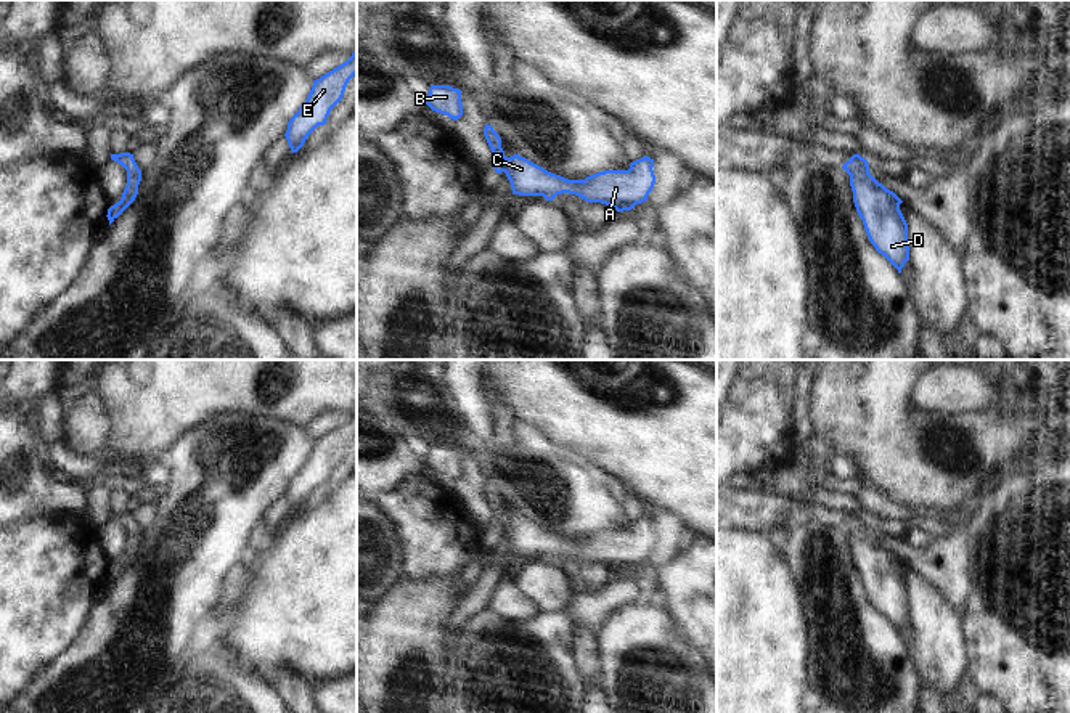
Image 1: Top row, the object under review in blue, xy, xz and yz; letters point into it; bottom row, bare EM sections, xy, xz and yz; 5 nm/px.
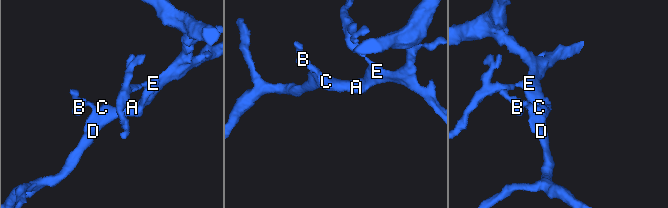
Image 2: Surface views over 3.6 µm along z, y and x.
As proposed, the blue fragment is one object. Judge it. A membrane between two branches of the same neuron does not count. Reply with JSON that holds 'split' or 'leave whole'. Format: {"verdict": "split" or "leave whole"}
{"verdict": "leave whole"}

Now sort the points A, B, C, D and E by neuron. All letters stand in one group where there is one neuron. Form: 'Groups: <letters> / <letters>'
Groups: A B C D E

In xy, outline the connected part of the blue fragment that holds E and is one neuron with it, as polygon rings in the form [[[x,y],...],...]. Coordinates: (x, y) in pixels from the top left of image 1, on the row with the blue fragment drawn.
[[[357,51],[352,56],[313,80],[305,103],[288,122],[284,133],[291,153],[297,153],[307,136],[318,127],[325,125],[331,109],[342,100],[349,80],[357,74]]]

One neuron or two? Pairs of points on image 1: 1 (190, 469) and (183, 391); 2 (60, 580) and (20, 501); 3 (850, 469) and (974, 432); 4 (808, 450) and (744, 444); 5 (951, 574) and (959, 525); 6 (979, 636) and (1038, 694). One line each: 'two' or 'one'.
1: two
2: two
3: two
4: two
5: one
6: one

